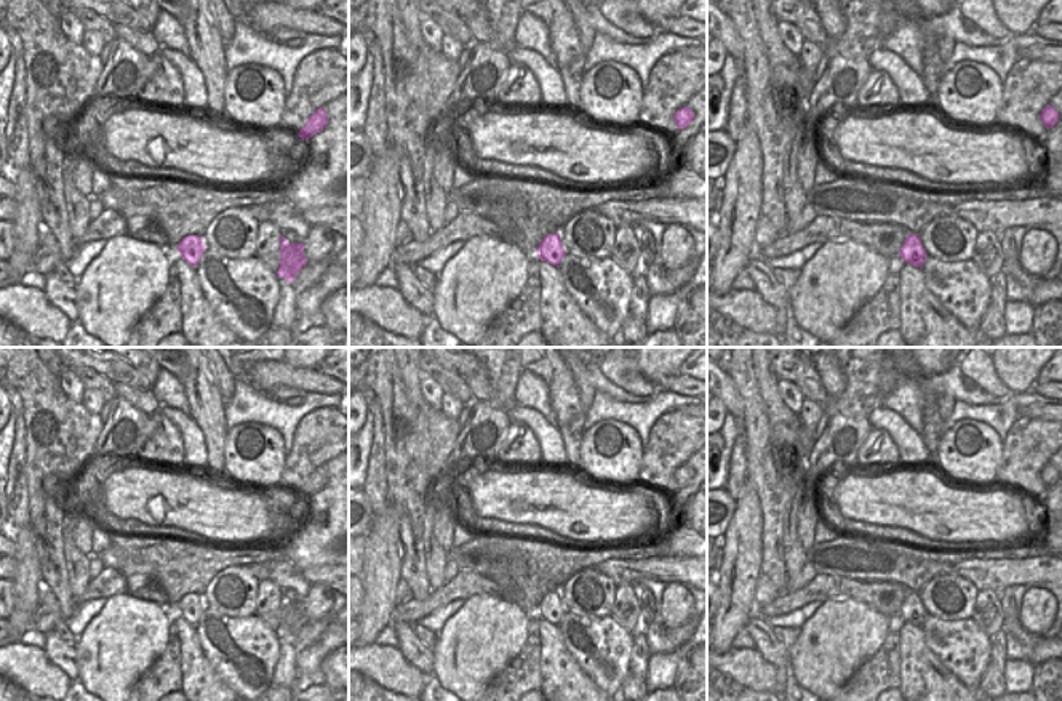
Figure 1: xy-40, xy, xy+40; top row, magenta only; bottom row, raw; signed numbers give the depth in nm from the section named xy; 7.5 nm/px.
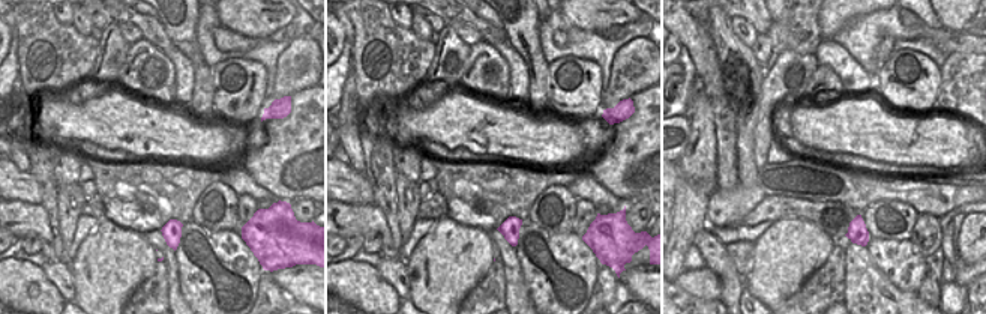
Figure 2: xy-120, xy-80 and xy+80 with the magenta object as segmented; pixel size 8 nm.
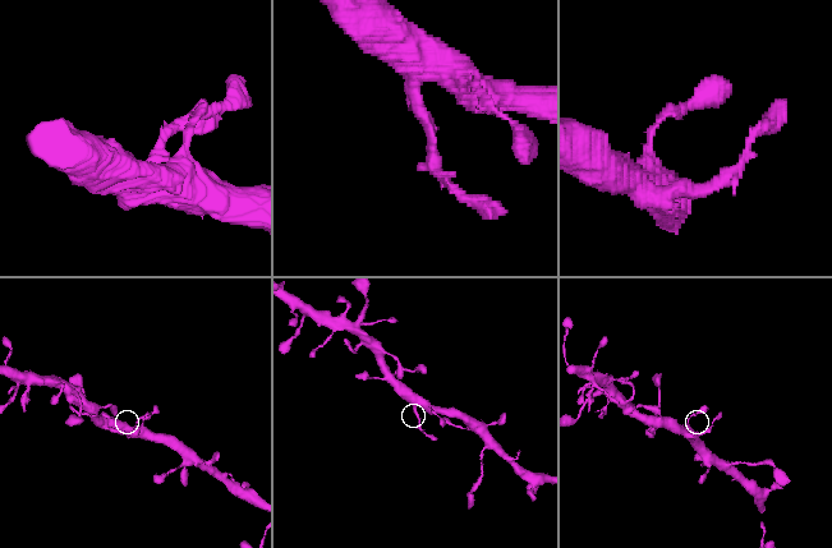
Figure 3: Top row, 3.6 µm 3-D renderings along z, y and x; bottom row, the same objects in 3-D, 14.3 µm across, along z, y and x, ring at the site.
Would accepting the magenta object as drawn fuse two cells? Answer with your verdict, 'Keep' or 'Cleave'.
Cleave.

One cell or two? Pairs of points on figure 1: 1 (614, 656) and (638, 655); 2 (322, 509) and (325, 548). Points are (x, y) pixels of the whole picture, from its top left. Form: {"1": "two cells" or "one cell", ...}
{"1": "two cells", "2": "one cell"}

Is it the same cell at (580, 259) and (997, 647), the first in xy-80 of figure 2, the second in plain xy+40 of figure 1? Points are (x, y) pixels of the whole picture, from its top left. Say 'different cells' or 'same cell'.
different cells

